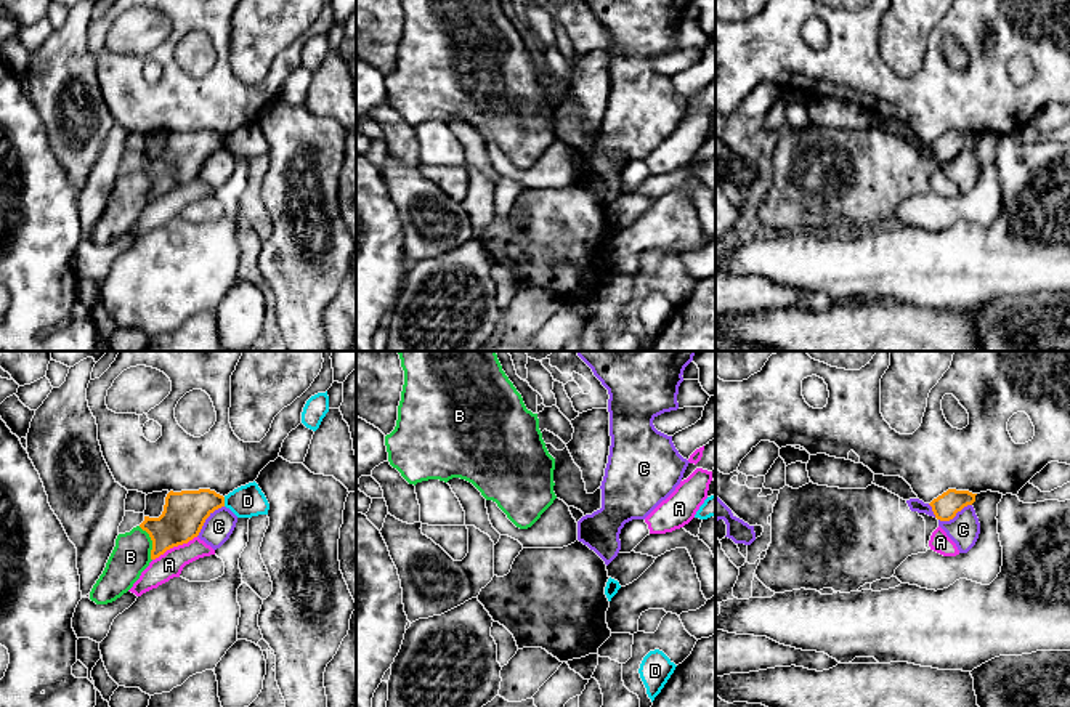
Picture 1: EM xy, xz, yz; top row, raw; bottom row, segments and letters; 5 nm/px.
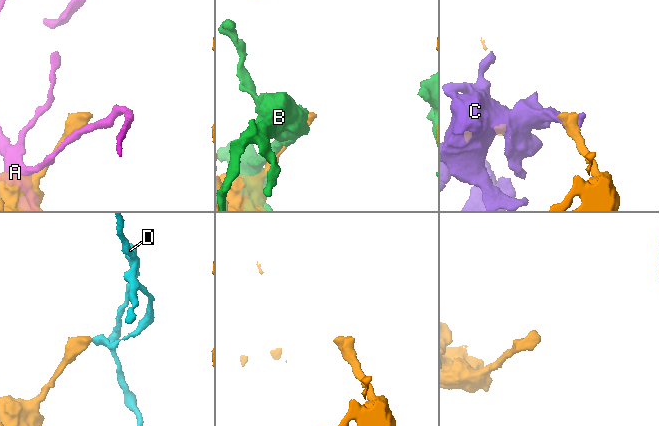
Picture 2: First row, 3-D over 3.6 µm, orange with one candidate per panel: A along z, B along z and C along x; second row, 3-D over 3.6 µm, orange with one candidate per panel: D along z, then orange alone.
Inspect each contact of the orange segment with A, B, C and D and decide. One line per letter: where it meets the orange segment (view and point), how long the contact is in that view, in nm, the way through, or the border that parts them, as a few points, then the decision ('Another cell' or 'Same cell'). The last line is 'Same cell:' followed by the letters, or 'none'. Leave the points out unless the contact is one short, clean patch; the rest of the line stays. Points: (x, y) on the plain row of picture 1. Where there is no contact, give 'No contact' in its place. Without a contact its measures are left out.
A: Touches orange at xy (174, 186). Shared border 260 nm. Another cell
B: Touches orange at xy (153, 183). Shared border 190 nm. Another cell
C: Touches orange at xy (206, 159). Shared border 220 nm. Another cell
D: Touches orange at xy (223, 143). Shared border 50 nm. Another cell
Same cell: none

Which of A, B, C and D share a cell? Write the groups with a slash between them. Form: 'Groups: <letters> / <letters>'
Groups: A / B / C / D

